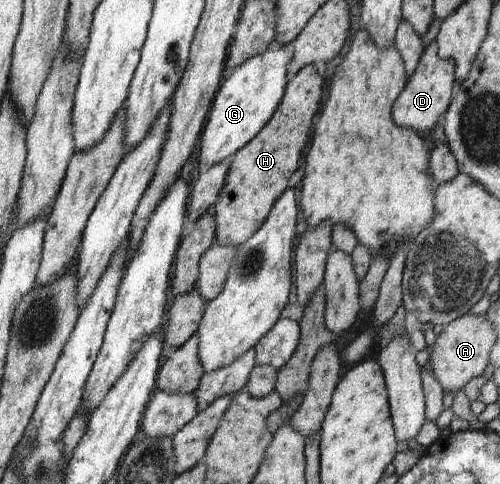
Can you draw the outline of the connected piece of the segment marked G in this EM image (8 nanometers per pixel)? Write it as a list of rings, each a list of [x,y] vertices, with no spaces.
[[[292,44],[271,46],[265,52],[246,60],[231,76],[221,82],[213,99],[203,135],[199,162],[202,169],[219,164],[243,148],[269,122],[283,98],[287,81],[288,62],[293,56]]]

